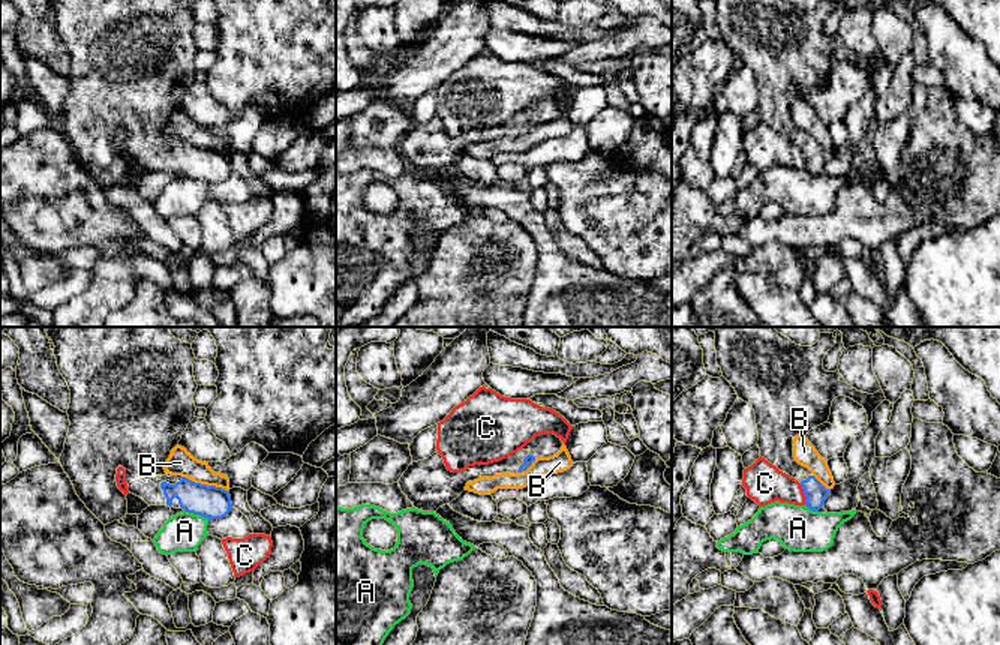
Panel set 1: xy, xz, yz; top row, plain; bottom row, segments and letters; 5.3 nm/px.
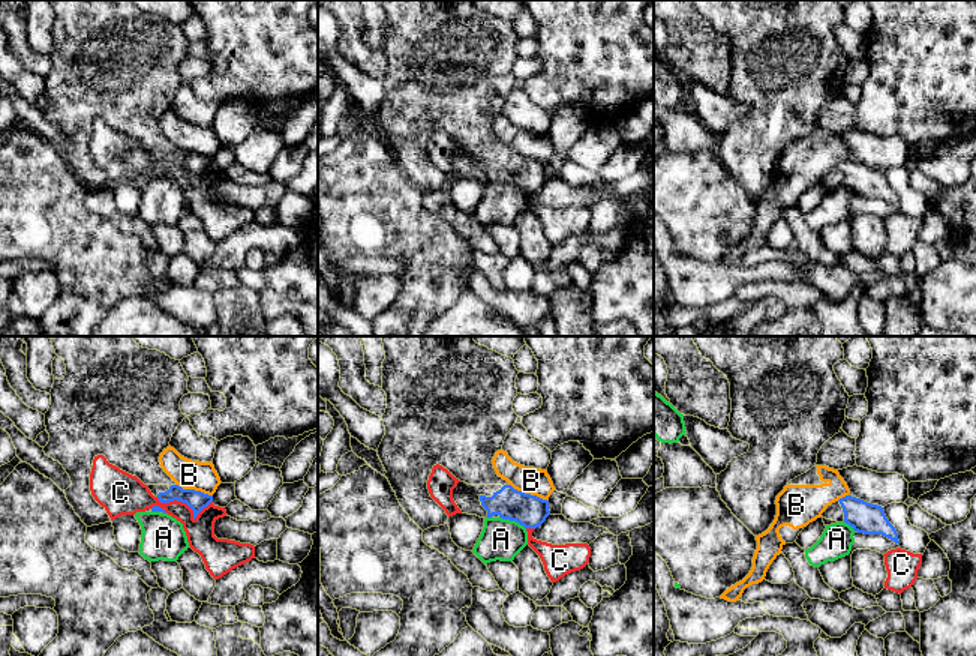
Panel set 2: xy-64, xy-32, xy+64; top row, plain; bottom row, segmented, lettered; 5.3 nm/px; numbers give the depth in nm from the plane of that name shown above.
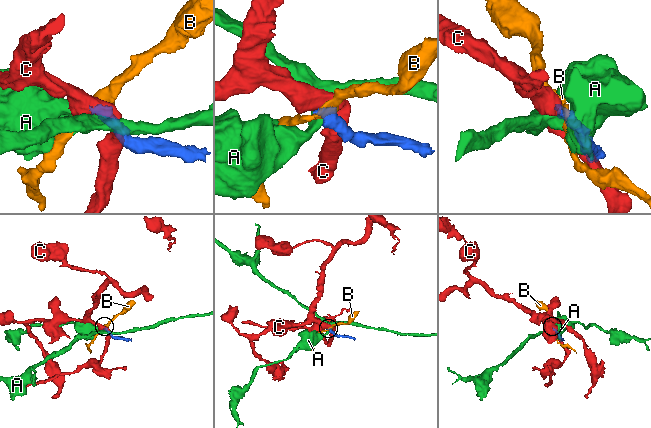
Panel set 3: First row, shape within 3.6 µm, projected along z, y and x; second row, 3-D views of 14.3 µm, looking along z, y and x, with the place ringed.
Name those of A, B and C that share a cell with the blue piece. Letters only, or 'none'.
none

